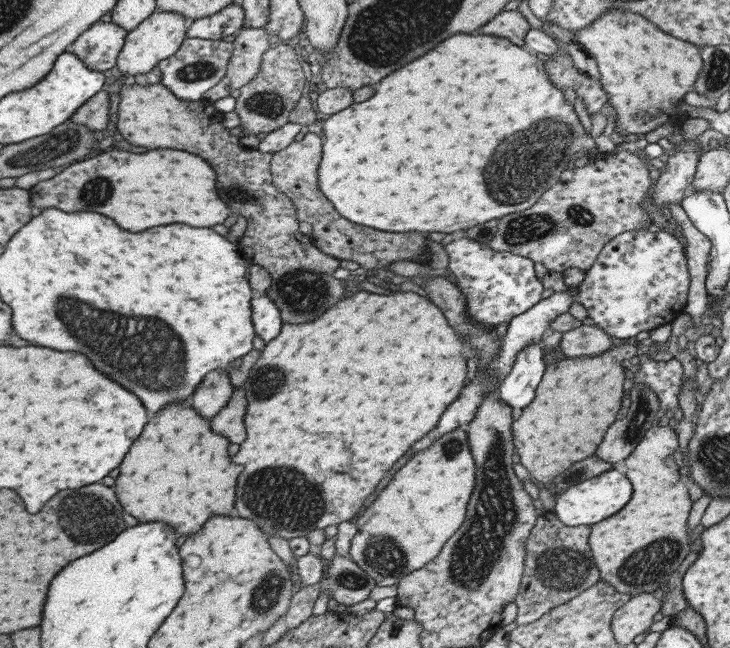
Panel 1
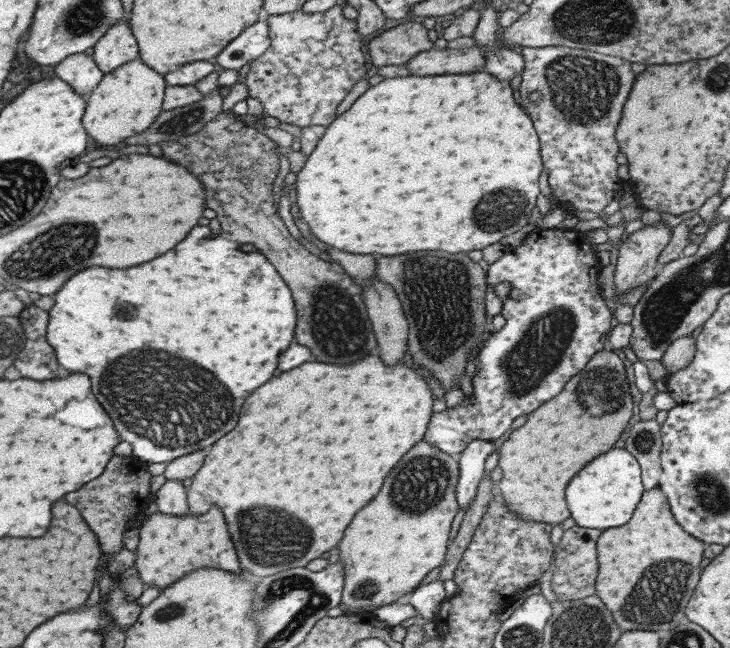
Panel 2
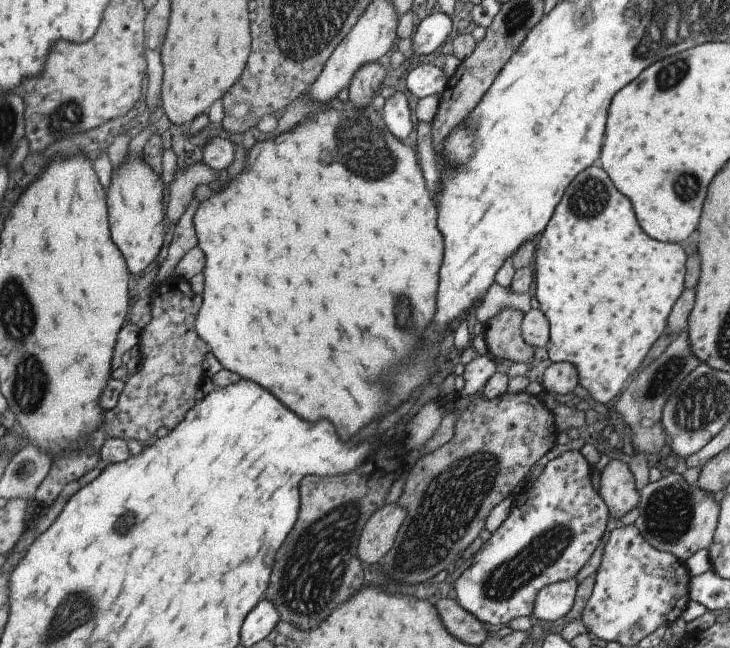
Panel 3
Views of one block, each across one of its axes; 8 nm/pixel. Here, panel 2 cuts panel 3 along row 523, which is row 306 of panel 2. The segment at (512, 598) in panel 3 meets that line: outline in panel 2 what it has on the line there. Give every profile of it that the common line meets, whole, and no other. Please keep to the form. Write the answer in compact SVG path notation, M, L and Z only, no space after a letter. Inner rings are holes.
M536 228L522 240L522 242L516 247L505 246L504 255L500 257L496 262L485 266L487 274L487 285L495 286L499 282L508 280L511 283L511 290L507 296L502 300L502 310L500 314L506 319L506 324L496 332L492 332L484 346L480 348L478 356L476 356L476 373L472 378L473 394L465 396L465 399L452 408L446 408L440 412L433 412L428 422L428 430L426 430L426 436L424 439L428 443L438 447L438 449L448 453L449 455L458 456L473 440L486 440L495 441L506 432L510 430L512 422L522 416L522 414L528 414L528 412L534 412L540 404L548 402L550 398L554 398L556 394L562 392L564 384L568 382L575 374L578 374L585 366L590 362L592 356L595 356L596 352L607 348L608 330L612 328L612 305L604 301L604 298L600 295L600 287L598 287L598 274L601 271L601 264L596 255L596 249L594 244L586 237L584 232L576 230L558 230L558 229L546 229Z

